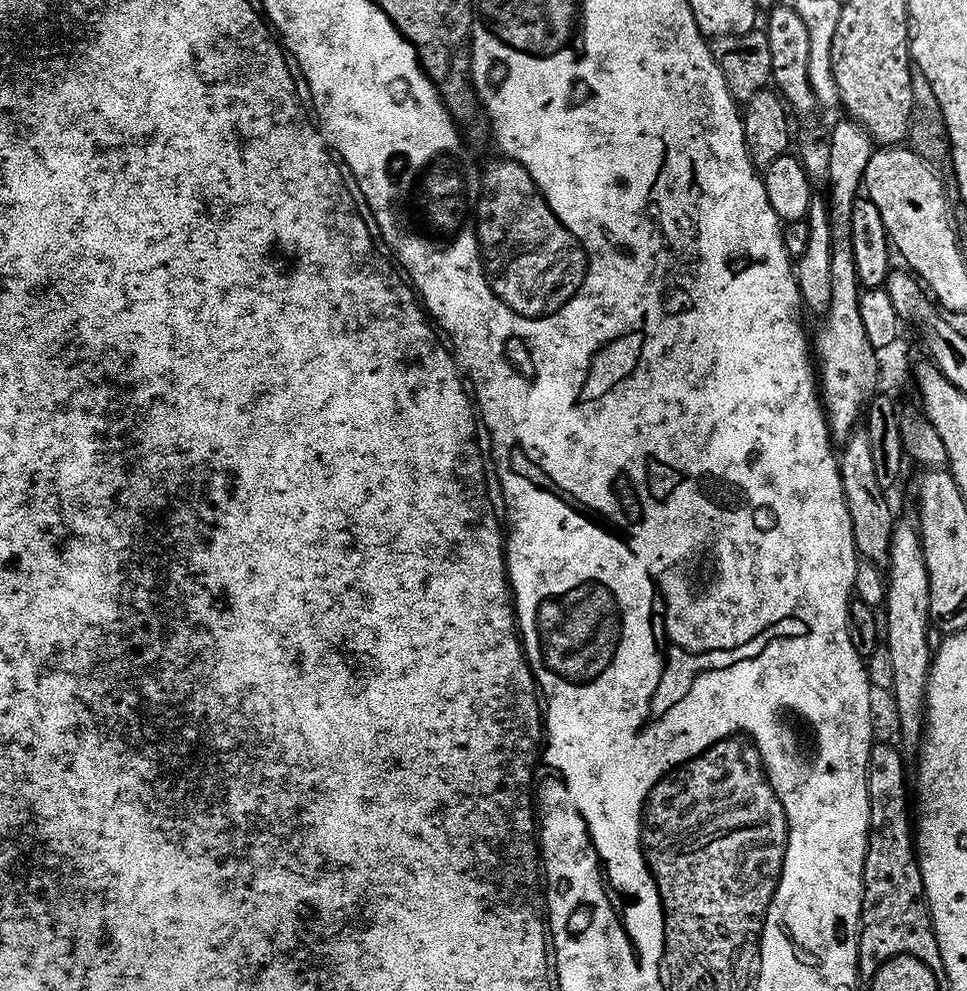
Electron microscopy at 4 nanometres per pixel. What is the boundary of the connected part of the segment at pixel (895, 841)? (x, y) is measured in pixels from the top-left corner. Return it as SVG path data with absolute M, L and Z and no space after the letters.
M877 755L874 760L874 771L870 776L870 791L872 794L872 826L870 843L868 845L868 857L864 863L864 926L860 933L861 953L888 952L887 954L925 954L924 952L939 953L940 944L935 938L924 937L924 920L926 924L926 893L924 890L924 875L920 872L917 863L917 853L914 851L914 824L908 821L908 784L904 781L904 764L896 756Z

